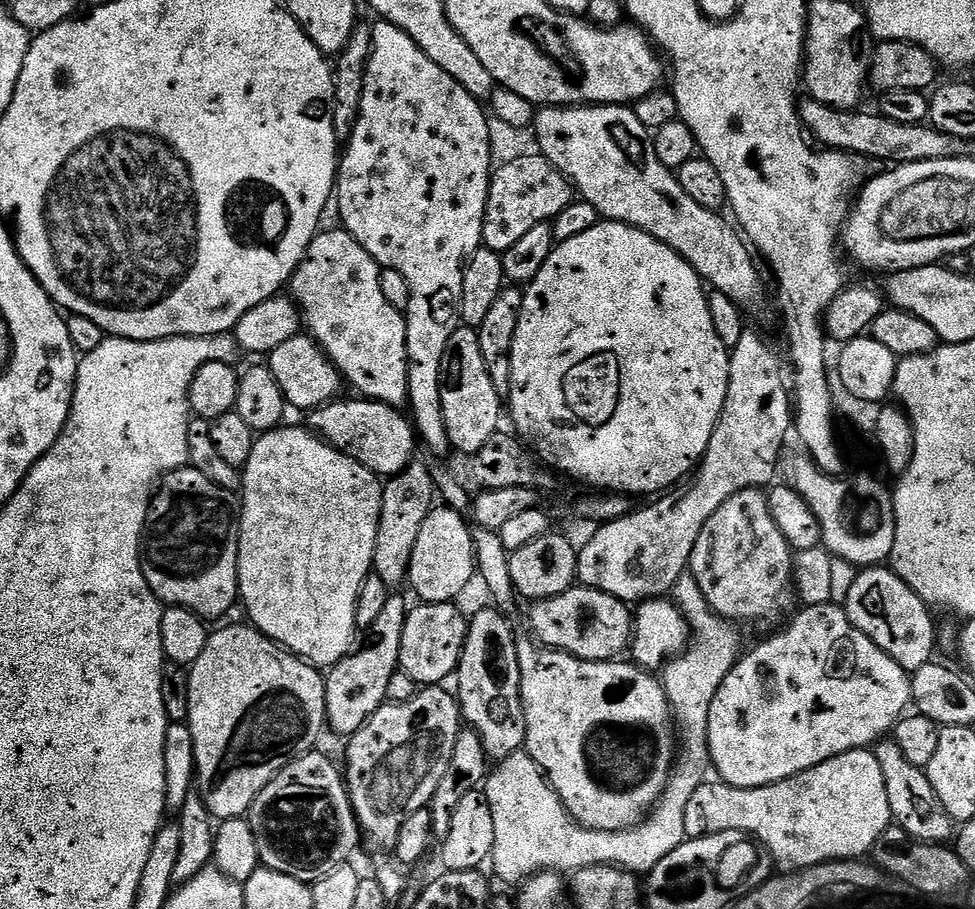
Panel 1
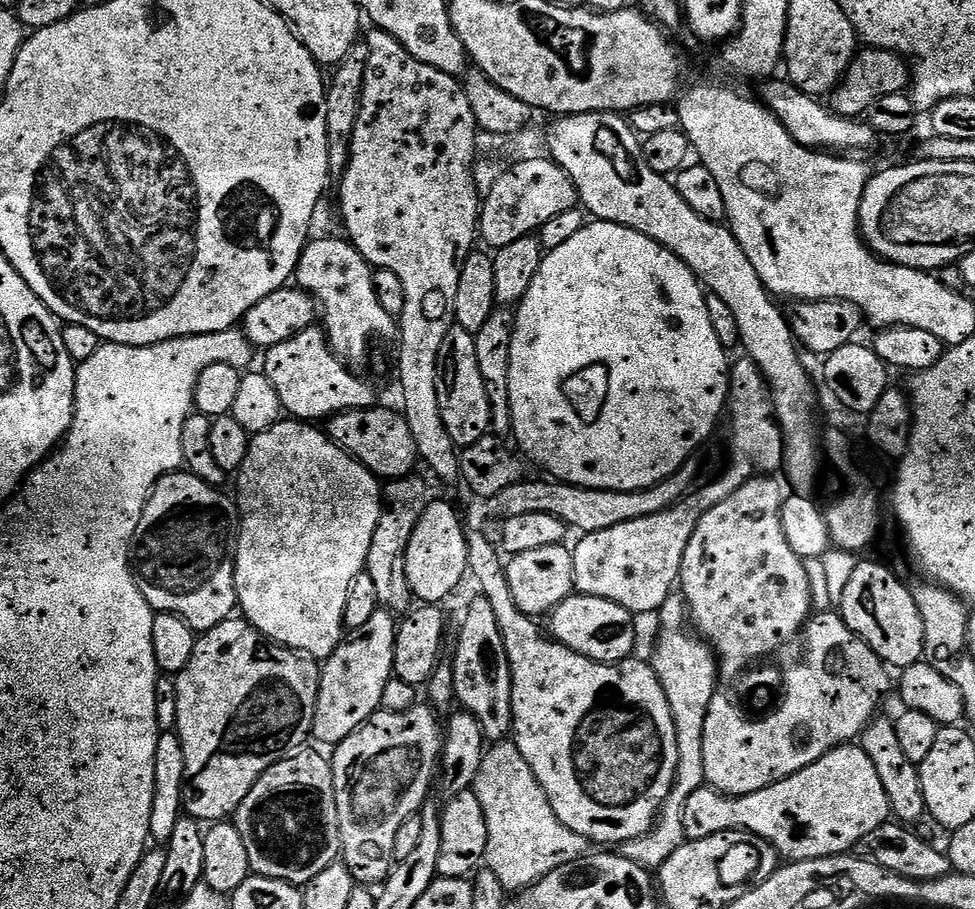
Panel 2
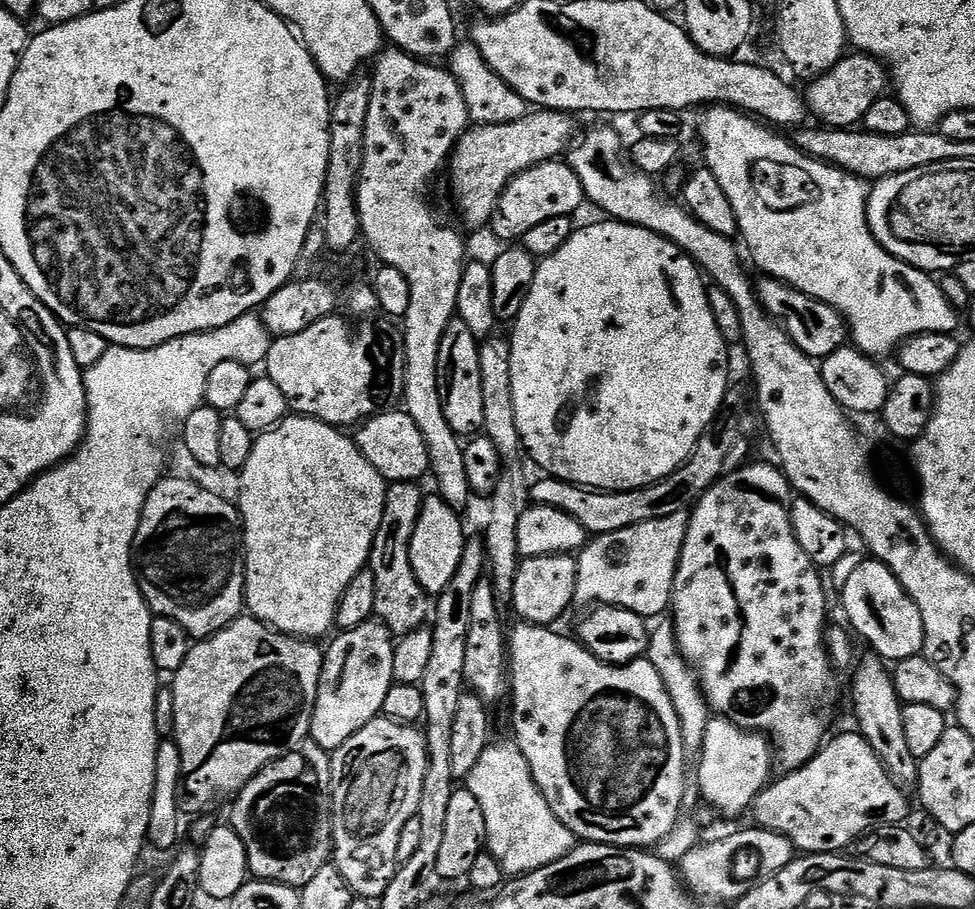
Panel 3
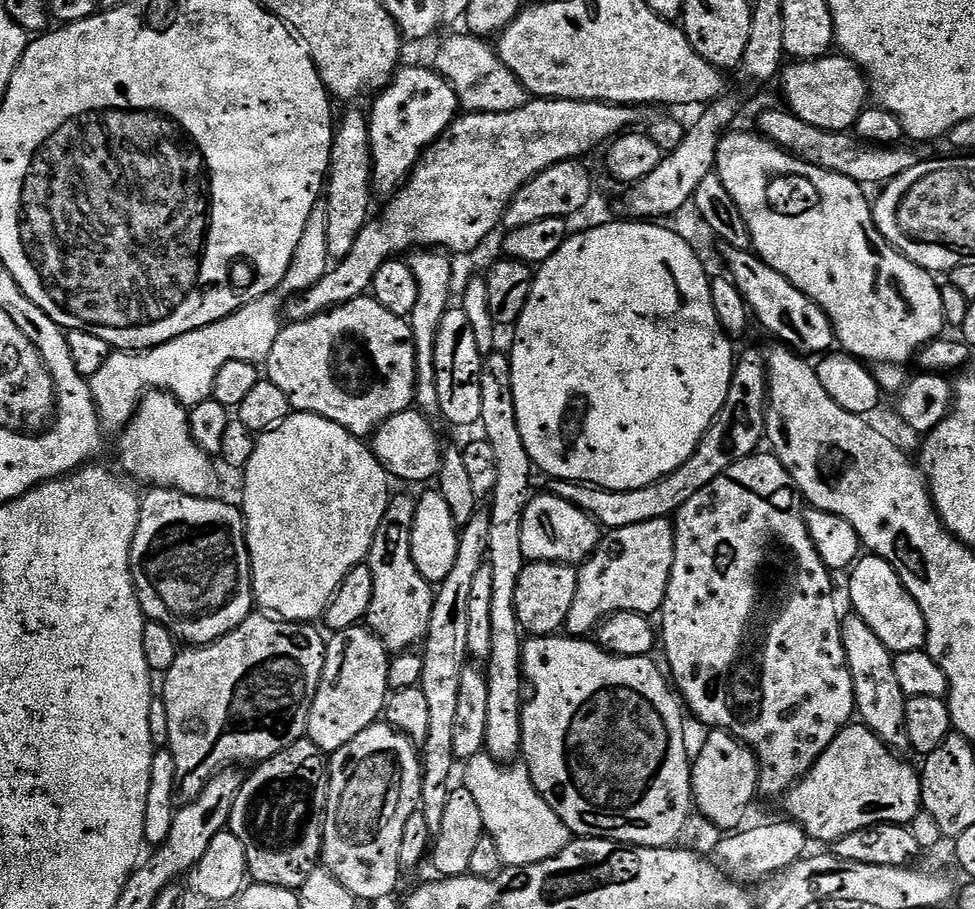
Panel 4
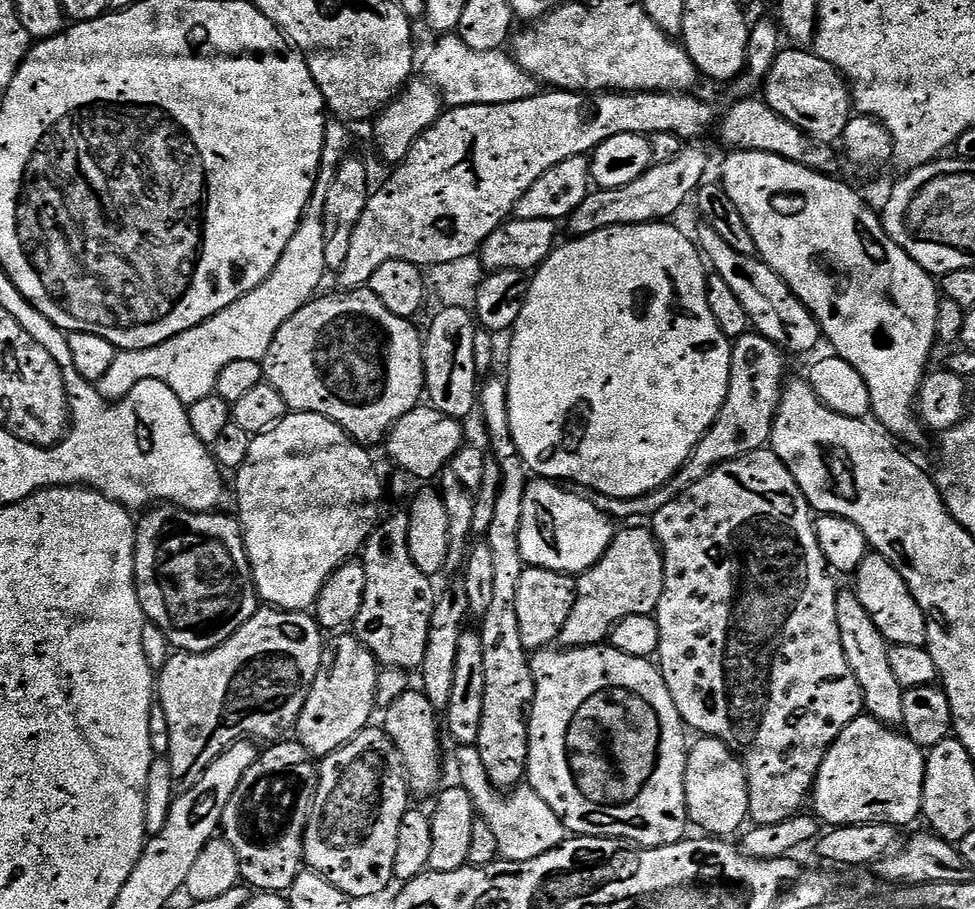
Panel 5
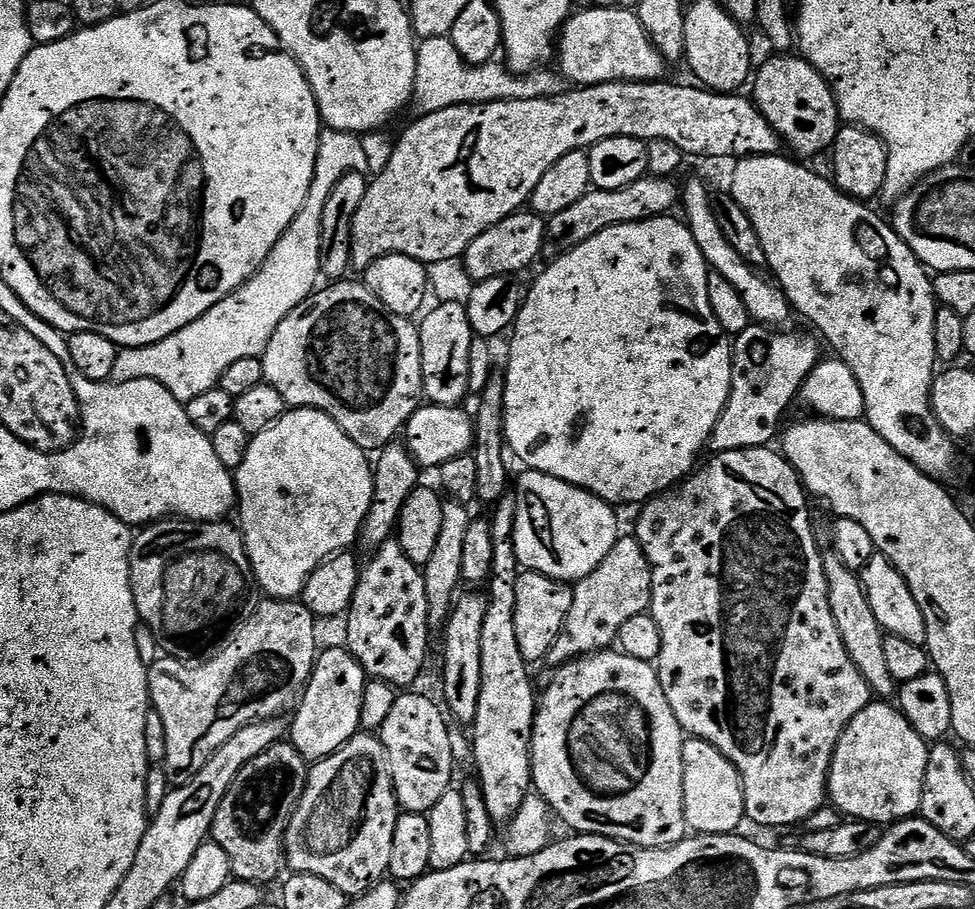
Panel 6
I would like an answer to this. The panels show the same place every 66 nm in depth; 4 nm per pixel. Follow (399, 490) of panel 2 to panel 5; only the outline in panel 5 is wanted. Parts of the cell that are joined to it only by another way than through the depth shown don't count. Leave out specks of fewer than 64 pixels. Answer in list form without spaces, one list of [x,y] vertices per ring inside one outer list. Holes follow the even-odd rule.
[[[407,511],[387,516],[377,523],[362,549],[366,594],[362,594],[362,610],[358,610],[354,634],[362,646],[374,654],[377,665],[416,670],[426,658],[426,642],[438,592],[432,589],[430,577],[422,574],[422,570],[414,566],[414,558],[410,558]]]

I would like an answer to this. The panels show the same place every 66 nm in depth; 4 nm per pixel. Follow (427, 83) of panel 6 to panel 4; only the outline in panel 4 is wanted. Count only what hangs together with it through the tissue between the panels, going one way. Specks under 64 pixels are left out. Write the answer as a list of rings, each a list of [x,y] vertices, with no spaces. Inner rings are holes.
[[[471,34],[448,36],[436,52],[435,71],[452,88],[456,103],[465,113],[489,112],[506,114],[518,110],[526,102],[526,93],[522,82],[502,63],[497,49],[492,48],[487,39]]]

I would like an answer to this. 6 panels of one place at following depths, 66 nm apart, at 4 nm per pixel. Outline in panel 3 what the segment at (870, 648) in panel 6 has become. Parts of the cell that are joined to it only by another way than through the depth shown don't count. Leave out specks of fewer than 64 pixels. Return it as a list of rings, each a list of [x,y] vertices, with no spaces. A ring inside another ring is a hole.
[[[867,654],[860,660],[860,673],[856,676],[856,724],[860,735],[866,738],[866,742],[878,754],[878,758],[883,762],[884,769],[892,775],[892,779],[904,786],[912,786],[916,783],[916,773],[918,762],[914,754],[910,754],[910,749],[906,747],[906,733],[902,727],[902,710],[904,704],[900,699],[896,689],[896,678],[893,669],[885,661],[875,654]]]

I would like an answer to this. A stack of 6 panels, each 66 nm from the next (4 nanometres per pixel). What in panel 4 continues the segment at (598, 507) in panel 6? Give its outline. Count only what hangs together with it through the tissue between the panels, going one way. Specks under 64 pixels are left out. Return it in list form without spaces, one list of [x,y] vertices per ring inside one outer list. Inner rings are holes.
[[[551,494],[533,495],[522,518],[522,554],[525,561],[579,565],[600,545],[602,529],[578,506]]]

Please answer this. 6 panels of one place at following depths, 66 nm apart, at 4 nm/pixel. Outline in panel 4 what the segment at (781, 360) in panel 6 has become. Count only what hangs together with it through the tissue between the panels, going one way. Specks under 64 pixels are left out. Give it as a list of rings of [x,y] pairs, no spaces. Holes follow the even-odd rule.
[[[752,348],[749,352],[742,353],[741,356],[739,353],[738,359],[735,361],[732,369],[730,390],[726,394],[726,402],[722,406],[722,410],[716,415],[716,421],[709,426],[708,433],[698,442],[694,454],[681,468],[674,470],[670,474],[666,474],[658,482],[650,482],[650,486],[642,486],[638,490],[611,492],[605,488],[593,488],[590,484],[573,484],[570,480],[552,480],[550,492],[551,495],[562,498],[574,506],[578,506],[604,530],[621,528],[622,526],[634,526],[638,522],[667,520],[675,517],[676,511],[682,506],[686,506],[686,502],[690,502],[690,498],[694,498],[694,494],[698,494],[698,490],[702,490],[702,486],[710,486],[710,482],[714,482],[714,478],[718,478],[718,474],[730,470],[730,466],[734,466],[734,462],[753,455],[761,447],[765,436],[766,356],[763,351],[759,352],[758,349]]]

